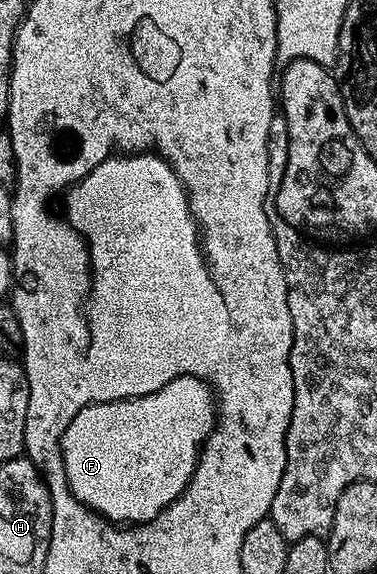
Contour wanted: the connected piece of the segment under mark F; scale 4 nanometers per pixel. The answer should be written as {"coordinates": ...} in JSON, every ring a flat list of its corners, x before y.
{"coordinates":[[191,373,172,378,168,383,164,383,164,387,160,387,148,395,126,397,122,401,105,401,104,403,84,407,74,416,72,423,68,423,68,427,62,436,62,463,68,487,72,491,72,495,76,495,76,499,80,503,84,503,87,509,93,509,94,512,99,513,107,521,121,523,122,525,142,525,145,521,156,519,156,515,160,515,160,511,167,509,188,487,188,483,194,474,194,468,198,466,198,454,202,444,205,443,214,430,215,420,216,398,214,390,205,381,200,380,199,377,193,377]]}

